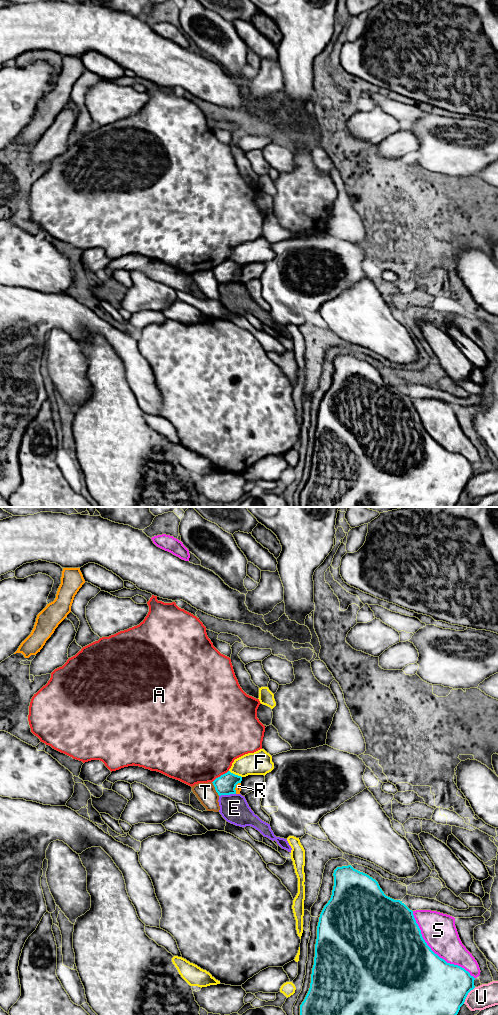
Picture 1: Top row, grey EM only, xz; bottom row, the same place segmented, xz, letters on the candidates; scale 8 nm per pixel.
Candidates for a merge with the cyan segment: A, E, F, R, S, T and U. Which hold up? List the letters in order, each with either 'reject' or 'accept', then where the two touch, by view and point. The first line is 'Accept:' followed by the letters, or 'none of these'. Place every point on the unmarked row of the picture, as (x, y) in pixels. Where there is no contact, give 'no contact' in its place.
Accept: none of these
A: reject; contact xz (221, 263)
E: reject; contact xz (227, 282)
F: reject; contact xz (234, 262)
R: reject; contact xz (235, 275)
S: reject; contact xz (433, 440)
T: reject; contact xz (215, 277)
U: reject; contact xz (467, 482)

